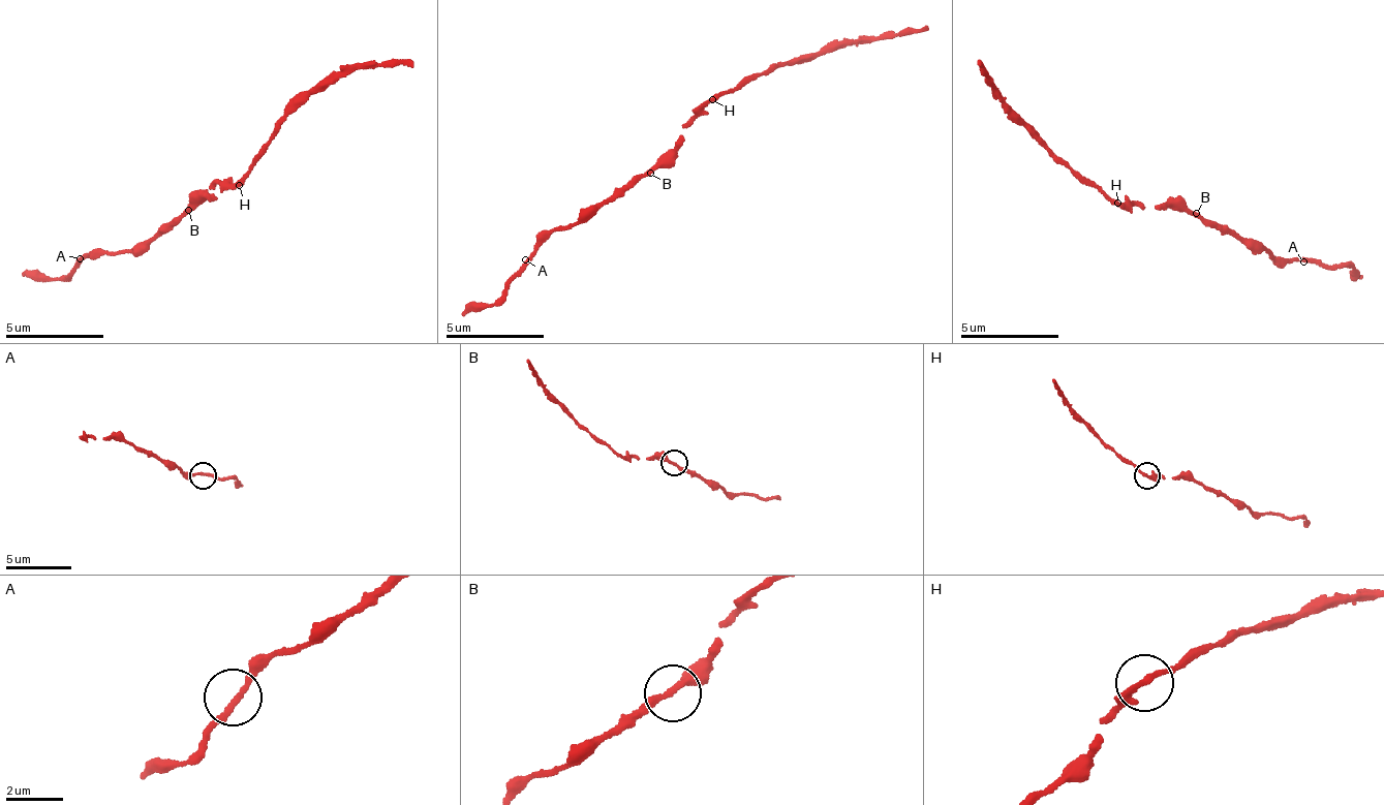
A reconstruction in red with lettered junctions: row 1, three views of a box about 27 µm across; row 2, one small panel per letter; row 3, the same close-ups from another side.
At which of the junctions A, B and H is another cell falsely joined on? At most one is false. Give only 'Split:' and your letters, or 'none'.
Split: none

